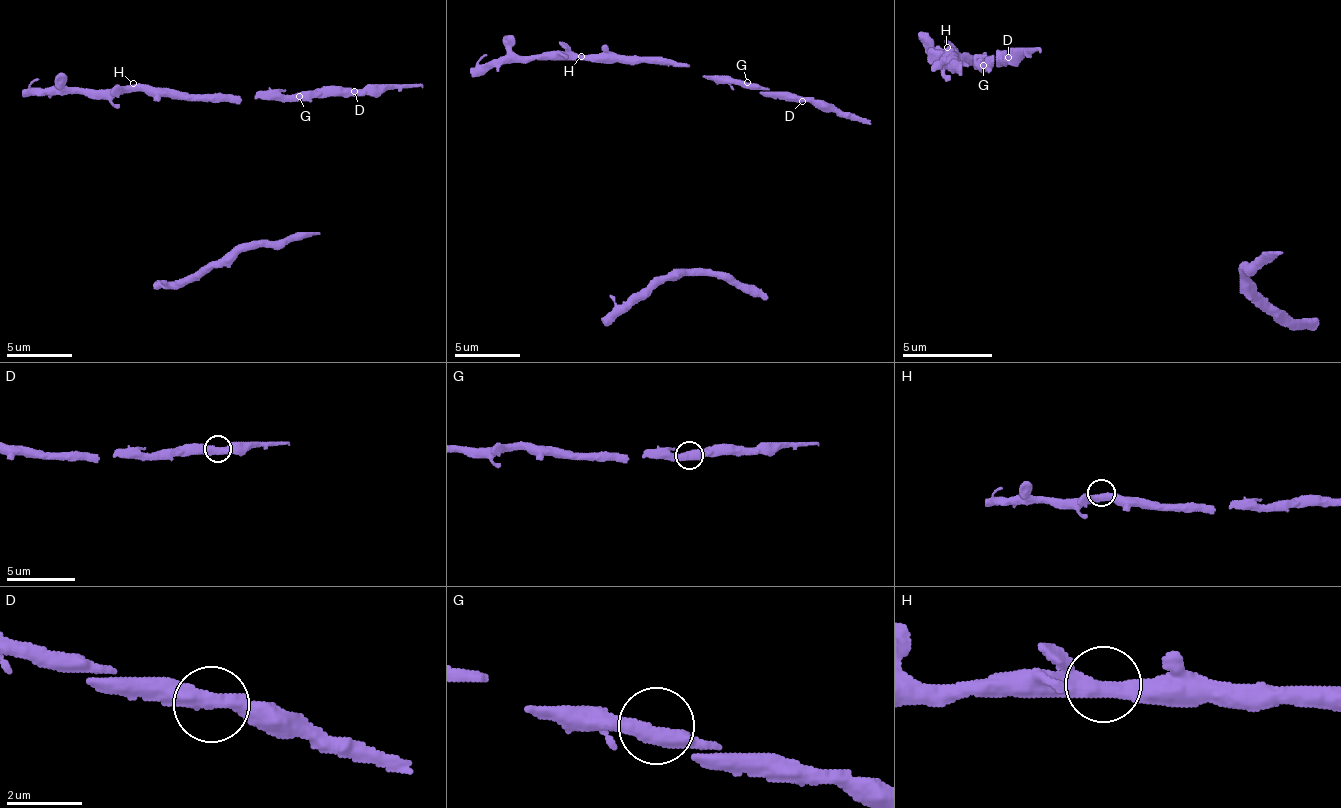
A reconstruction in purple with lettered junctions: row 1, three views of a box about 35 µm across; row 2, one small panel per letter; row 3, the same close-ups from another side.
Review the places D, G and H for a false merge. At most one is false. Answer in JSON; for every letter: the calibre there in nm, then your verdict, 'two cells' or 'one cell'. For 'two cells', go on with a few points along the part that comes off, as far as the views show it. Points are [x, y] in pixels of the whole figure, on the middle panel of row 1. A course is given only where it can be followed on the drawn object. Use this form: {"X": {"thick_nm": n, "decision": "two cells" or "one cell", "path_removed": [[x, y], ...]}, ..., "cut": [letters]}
{"D": {"thick_nm": 440, "decision": "one cell"}, "G": {"thick_nm": 480, "decision": "one cell"}, "H": {"thick_nm": 460, "decision": "one cell"}, "cut": []}

